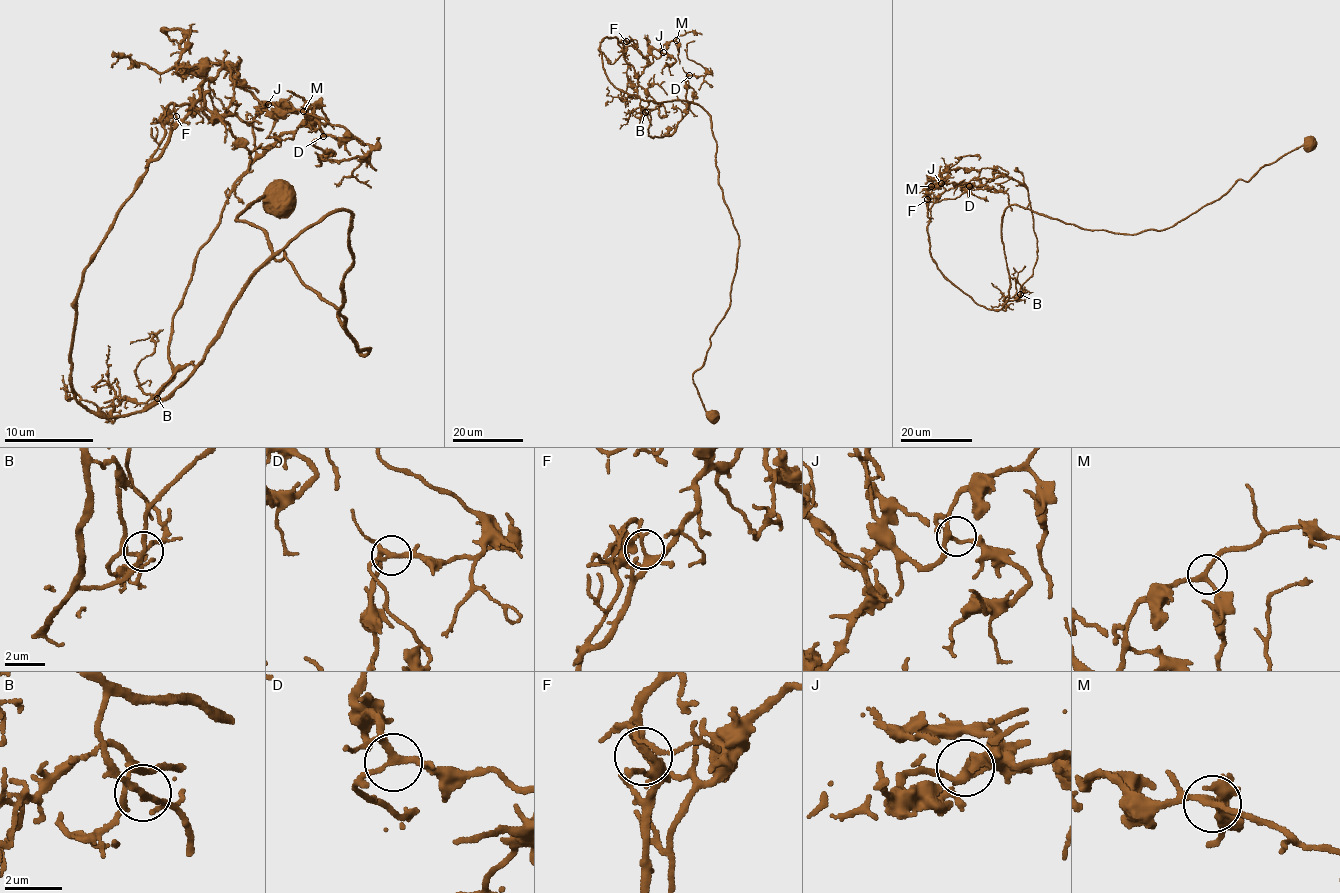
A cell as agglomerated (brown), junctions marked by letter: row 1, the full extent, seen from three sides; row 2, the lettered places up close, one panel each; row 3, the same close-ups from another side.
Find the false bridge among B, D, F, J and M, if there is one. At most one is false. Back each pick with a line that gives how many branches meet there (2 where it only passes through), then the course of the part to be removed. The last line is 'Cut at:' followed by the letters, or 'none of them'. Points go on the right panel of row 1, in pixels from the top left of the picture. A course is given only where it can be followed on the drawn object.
Cut at: none of them

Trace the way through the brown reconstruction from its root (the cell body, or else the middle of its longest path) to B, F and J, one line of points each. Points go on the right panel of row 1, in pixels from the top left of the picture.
B: (1310, 146), (1283, 154), (1160, 230), (1127, 234), (1084, 230), (1010, 205), (1000, 235), (1019, 294)
F: (1310, 146), (1160, 230), (1084, 230), (1010, 205), (1000, 235), (1008, 296), (994, 311), (937, 267), (927, 199)
J: (1310, 146), (1160, 230), (1010, 205), (994, 311), (932, 257), (927, 192), (941, 183)

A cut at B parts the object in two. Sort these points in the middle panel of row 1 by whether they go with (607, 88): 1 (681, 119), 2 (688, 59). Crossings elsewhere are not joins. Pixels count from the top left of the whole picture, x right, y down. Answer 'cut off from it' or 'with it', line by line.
1: cut off from it
2: cut off from it

